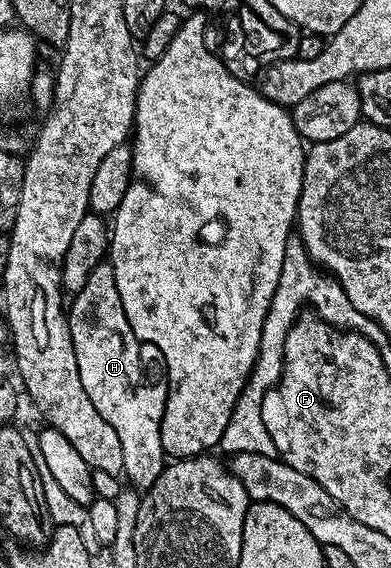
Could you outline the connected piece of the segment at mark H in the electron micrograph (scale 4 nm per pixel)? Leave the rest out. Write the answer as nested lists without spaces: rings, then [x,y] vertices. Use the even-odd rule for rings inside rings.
[[[109,263],[97,265],[88,283],[73,294],[71,301],[74,302],[69,302],[68,320],[80,383],[84,383],[84,391],[92,399],[92,407],[100,411],[104,423],[120,438],[120,451],[124,454],[122,473],[130,480],[127,482],[139,491],[150,489],[168,464],[160,439],[166,394],[154,393],[153,387],[146,385],[142,374],[143,346],[132,331],[132,323],[128,323],[128,315],[124,315],[113,267]]]

